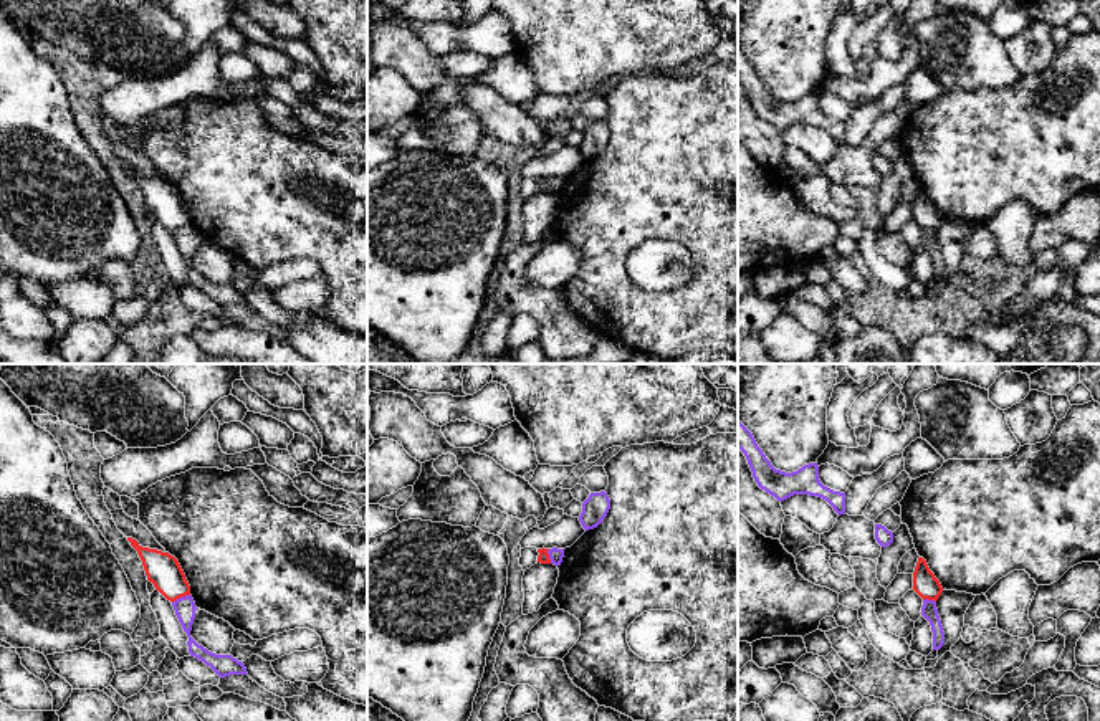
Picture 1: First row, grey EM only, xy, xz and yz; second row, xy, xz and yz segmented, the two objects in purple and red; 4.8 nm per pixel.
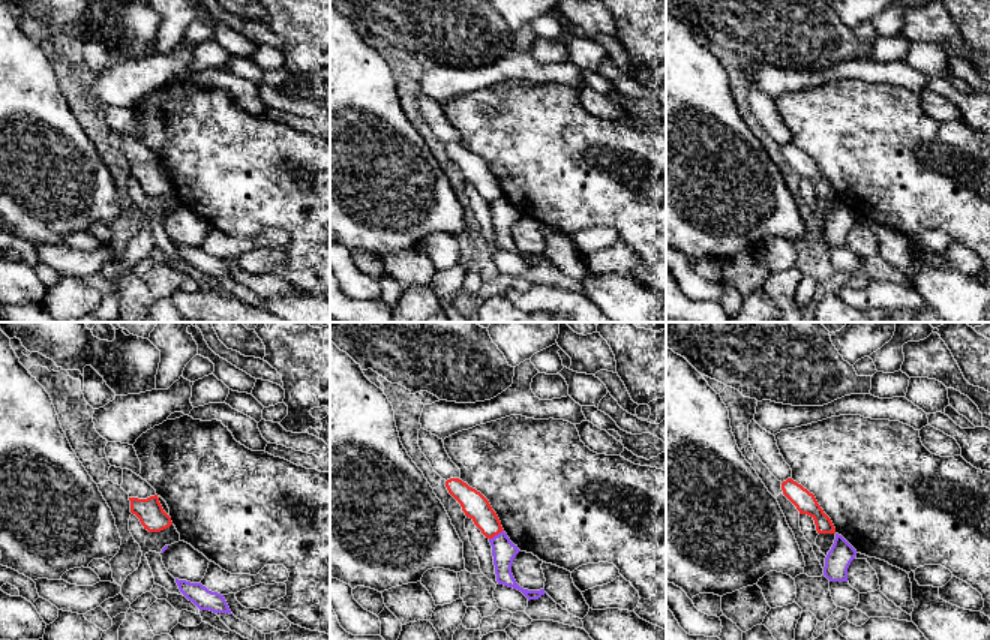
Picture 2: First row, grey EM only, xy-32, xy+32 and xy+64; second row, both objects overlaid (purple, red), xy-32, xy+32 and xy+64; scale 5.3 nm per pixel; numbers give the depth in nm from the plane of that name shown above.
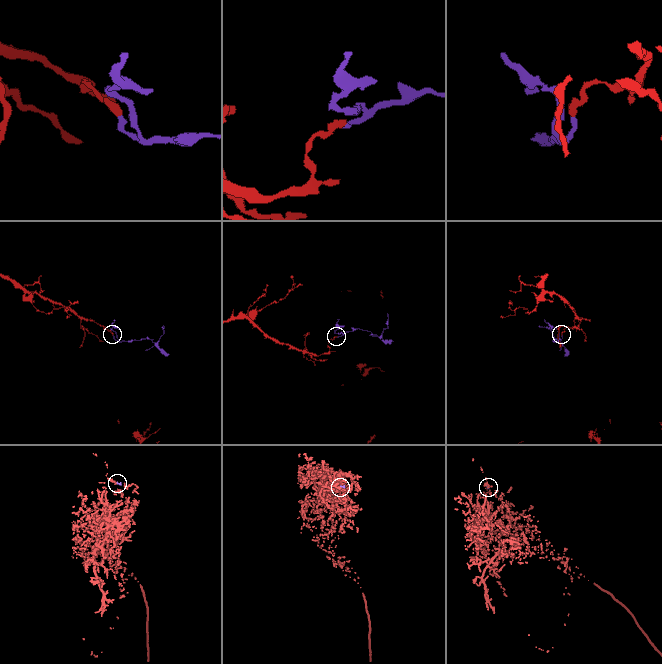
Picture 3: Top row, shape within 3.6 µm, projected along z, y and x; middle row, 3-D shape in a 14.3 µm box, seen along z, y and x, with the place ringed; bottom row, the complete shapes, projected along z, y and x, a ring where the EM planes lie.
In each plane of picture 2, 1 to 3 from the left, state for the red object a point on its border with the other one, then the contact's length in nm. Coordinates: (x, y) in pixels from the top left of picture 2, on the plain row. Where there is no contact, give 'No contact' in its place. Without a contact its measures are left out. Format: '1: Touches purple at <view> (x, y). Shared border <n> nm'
1: No contact
2: Touches purple at xy+32 (495, 200). Shared border 100 nm
3: No contact

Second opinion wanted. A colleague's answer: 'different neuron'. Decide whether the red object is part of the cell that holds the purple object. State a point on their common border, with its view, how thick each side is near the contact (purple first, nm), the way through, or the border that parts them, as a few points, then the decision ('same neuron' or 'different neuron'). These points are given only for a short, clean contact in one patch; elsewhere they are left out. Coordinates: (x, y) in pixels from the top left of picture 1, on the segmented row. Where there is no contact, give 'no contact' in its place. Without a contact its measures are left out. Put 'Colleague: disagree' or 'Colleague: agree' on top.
Colleague: agree
xy (181, 597) | 100/160 nm | along xy (189, 594), (172, 602) | different neuron

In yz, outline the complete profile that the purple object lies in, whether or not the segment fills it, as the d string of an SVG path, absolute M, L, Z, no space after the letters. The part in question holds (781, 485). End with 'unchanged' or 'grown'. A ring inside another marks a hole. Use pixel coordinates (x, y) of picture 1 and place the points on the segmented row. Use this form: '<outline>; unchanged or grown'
M739 420L738 448L744 453L758 486L777 501L794 494L809 494L825 499L839 516L845 514L845 493L834 491L820 483L817 463L804 465L792 473L776 470L758 446L753 433Z; unchanged

